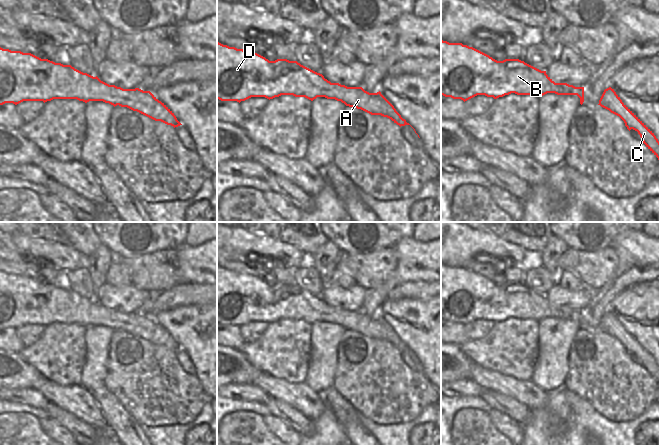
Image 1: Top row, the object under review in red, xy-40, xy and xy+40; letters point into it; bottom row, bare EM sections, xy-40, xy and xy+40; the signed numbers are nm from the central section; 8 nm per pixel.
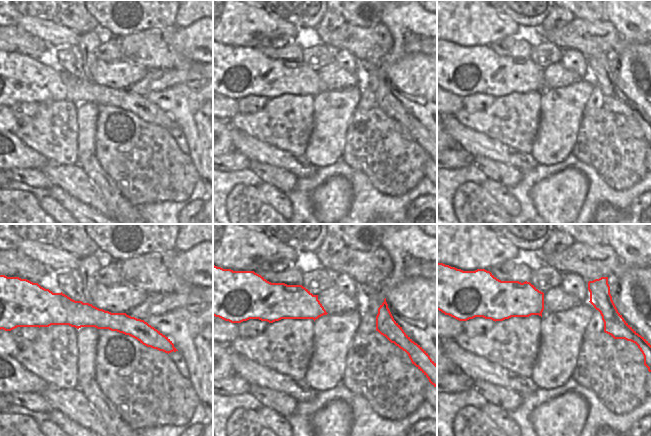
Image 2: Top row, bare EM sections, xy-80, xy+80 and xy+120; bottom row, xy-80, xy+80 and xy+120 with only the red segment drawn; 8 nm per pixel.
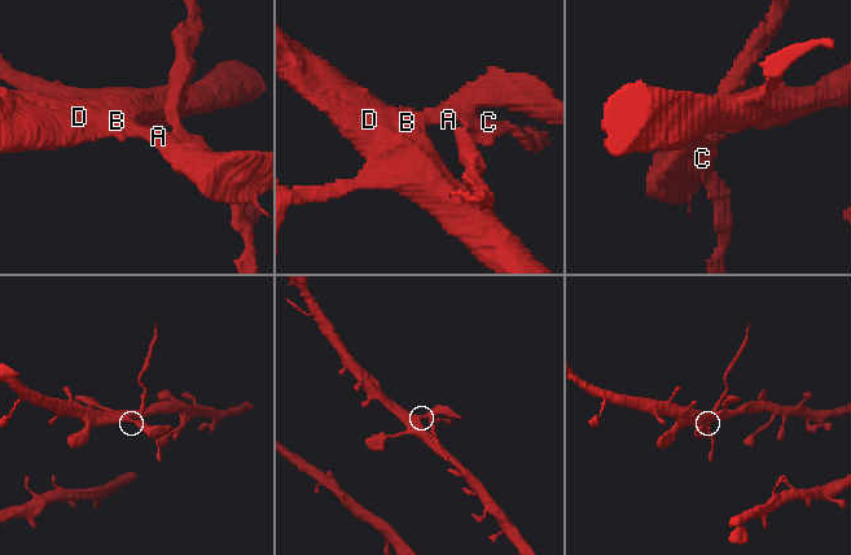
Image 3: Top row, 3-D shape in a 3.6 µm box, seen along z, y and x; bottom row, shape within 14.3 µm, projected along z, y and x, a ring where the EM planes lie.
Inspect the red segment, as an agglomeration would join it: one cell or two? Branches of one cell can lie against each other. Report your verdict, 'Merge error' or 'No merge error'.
Merge error.

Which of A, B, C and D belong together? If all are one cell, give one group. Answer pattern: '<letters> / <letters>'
A B D / C

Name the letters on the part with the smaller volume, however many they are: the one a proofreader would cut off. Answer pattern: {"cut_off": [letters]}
{"cut_off": ["C"]}

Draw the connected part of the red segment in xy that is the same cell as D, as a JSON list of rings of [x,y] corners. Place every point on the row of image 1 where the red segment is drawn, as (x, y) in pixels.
[[[217,42],[217,99],[240,103],[251,97],[270,100],[281,95],[305,97],[311,101],[317,97],[335,99],[371,115],[387,117],[402,126],[400,115],[380,91],[369,93],[362,87],[331,83],[297,61],[269,61],[253,51]]]

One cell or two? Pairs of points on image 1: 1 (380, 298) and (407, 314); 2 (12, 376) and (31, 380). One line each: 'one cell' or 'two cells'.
1: two cells
2: one cell

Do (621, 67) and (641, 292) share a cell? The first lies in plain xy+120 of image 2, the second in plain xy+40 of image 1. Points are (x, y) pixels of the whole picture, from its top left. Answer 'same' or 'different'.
same

